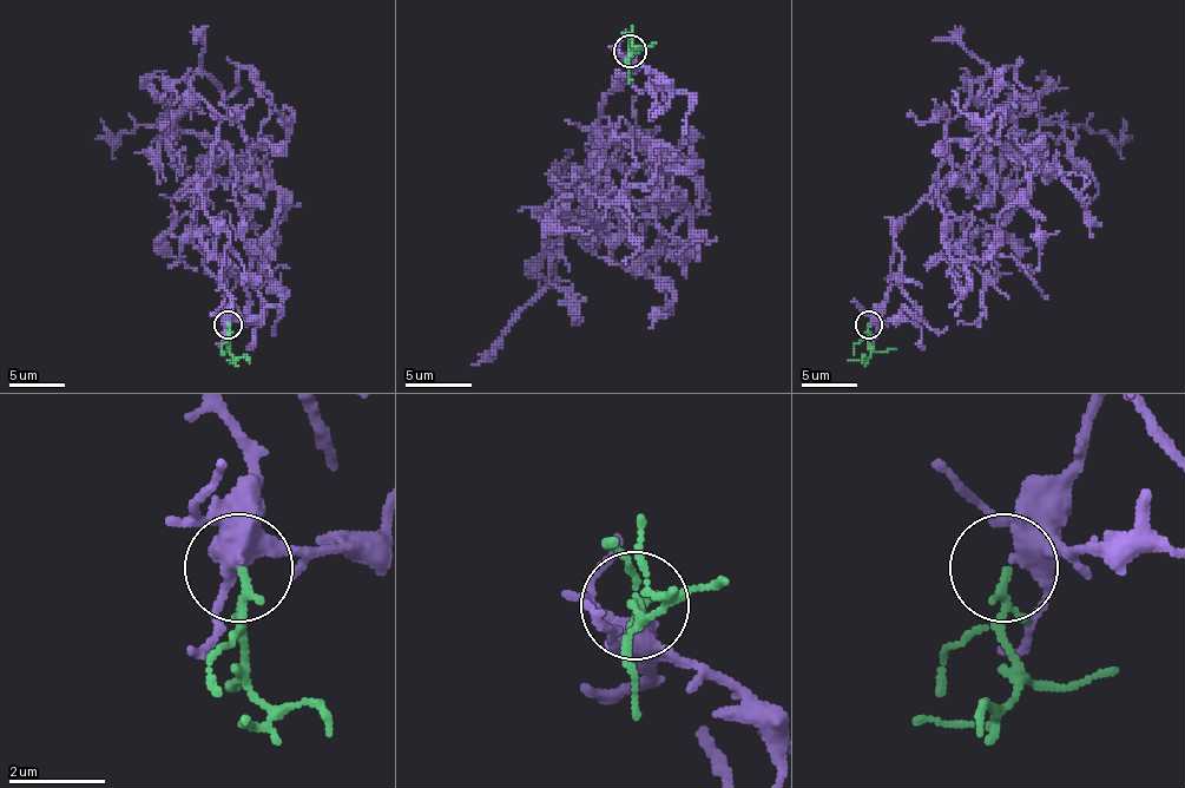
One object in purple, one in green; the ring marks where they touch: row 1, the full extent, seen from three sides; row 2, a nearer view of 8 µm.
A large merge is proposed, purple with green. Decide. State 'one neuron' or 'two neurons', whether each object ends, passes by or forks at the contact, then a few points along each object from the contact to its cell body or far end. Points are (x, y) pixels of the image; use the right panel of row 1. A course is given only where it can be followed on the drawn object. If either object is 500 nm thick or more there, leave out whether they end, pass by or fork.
one neuron; purple forks; green passes by; course purple (870, 323), (893, 237), (988, 74), (1014, 91), (996, 111), (1000, 144), (1047, 164), (1092, 237); course green (868, 323), (870, 358), (848, 360)

